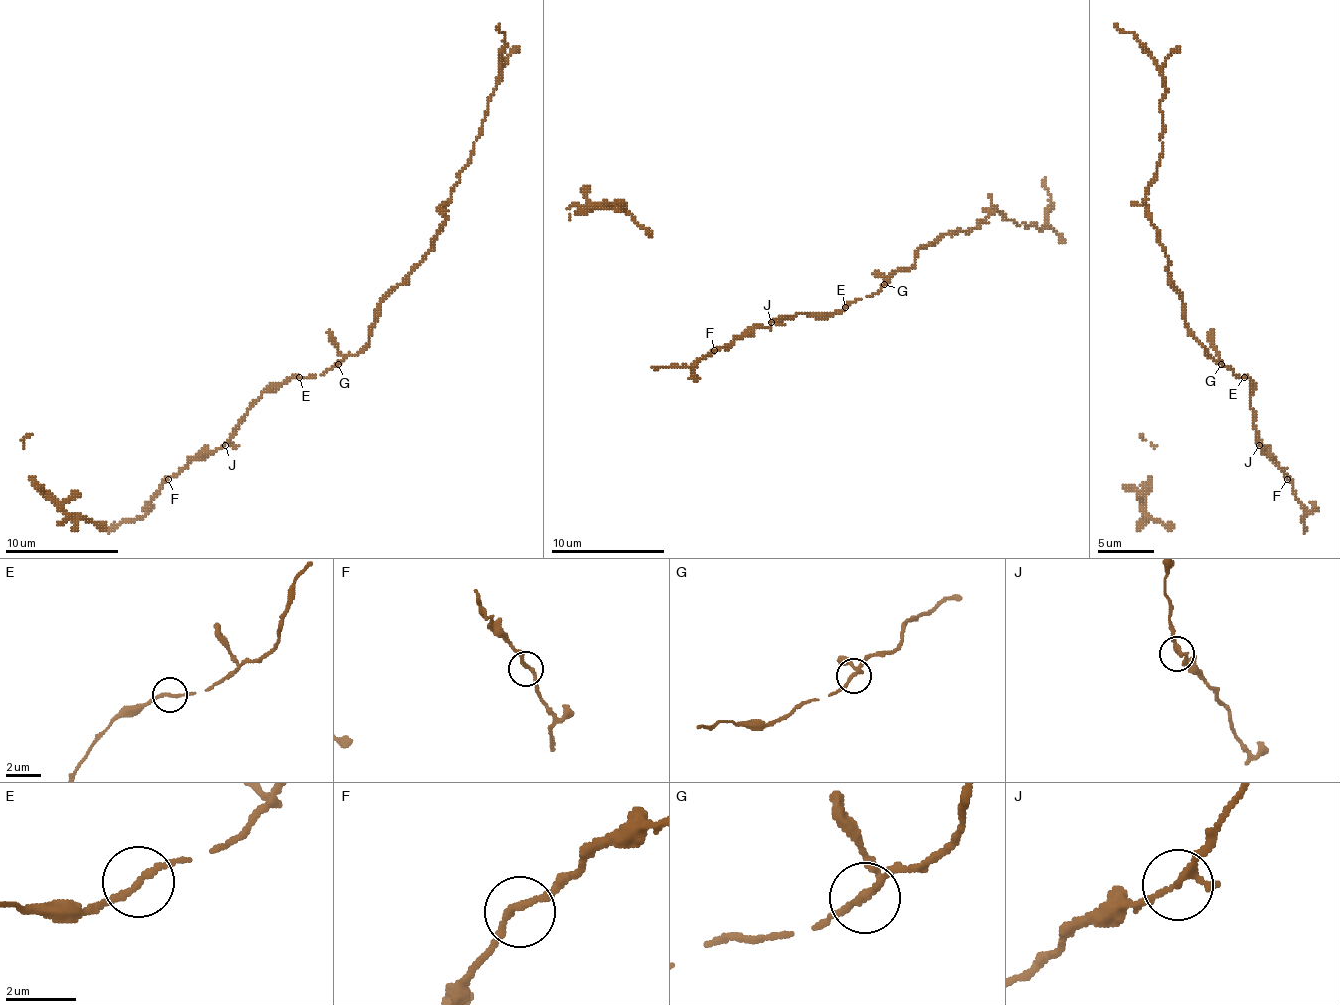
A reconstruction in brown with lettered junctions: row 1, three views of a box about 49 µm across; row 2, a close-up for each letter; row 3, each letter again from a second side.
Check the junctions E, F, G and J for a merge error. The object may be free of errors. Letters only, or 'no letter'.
no letter

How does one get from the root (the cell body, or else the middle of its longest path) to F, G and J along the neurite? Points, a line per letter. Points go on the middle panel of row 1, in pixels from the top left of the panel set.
F: (853, 302), (833, 313), (796, 313), (776, 319), (768, 327), (748, 327), (728, 344), (714, 350)
G: (853, 302), (872, 296), (884, 285)
J: (853, 302), (833, 313), (796, 313), (771, 322)

